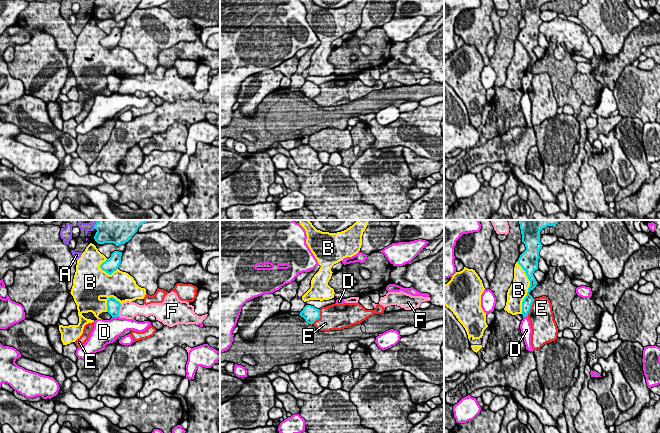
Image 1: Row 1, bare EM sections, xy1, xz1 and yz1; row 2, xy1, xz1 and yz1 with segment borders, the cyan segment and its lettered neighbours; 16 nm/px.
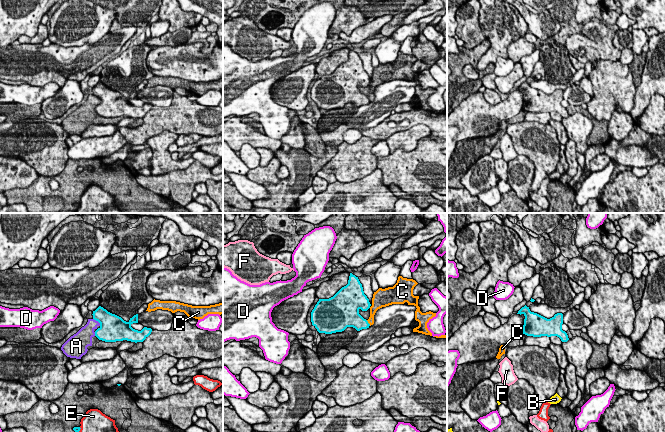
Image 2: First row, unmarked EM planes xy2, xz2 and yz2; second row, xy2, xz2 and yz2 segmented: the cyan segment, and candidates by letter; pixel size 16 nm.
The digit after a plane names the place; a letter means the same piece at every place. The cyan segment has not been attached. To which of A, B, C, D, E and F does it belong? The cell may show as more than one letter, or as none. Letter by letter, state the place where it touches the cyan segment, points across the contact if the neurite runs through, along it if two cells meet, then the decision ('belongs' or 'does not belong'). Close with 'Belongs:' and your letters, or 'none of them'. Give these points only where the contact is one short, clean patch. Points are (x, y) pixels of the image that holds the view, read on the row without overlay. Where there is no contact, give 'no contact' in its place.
A: meets cyan in xy2 at (97, 96); does not belong
B: meets cyan in yz1 at (529, 63); does not belong
C: meets cyan in xz2 at (368, 99); does not belong
D: meets cyan in xy1 at (115, 92); border along xy1 (118, 91), (112, 93); does not belong
E: meets cyan in yz1 at (530, 83); does not belong
F: meets cyan in xy1 at (119, 86); border along xy1 (121, 80), (118, 91); does not belong
Belongs: none of them

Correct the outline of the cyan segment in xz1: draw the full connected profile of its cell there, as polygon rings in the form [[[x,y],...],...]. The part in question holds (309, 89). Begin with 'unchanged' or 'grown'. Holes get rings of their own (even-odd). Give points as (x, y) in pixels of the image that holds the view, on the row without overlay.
unchanged; [[[306,81],[299,91],[303,93],[307,99],[312,101],[317,95],[320,94],[320,87],[314,82]]]

